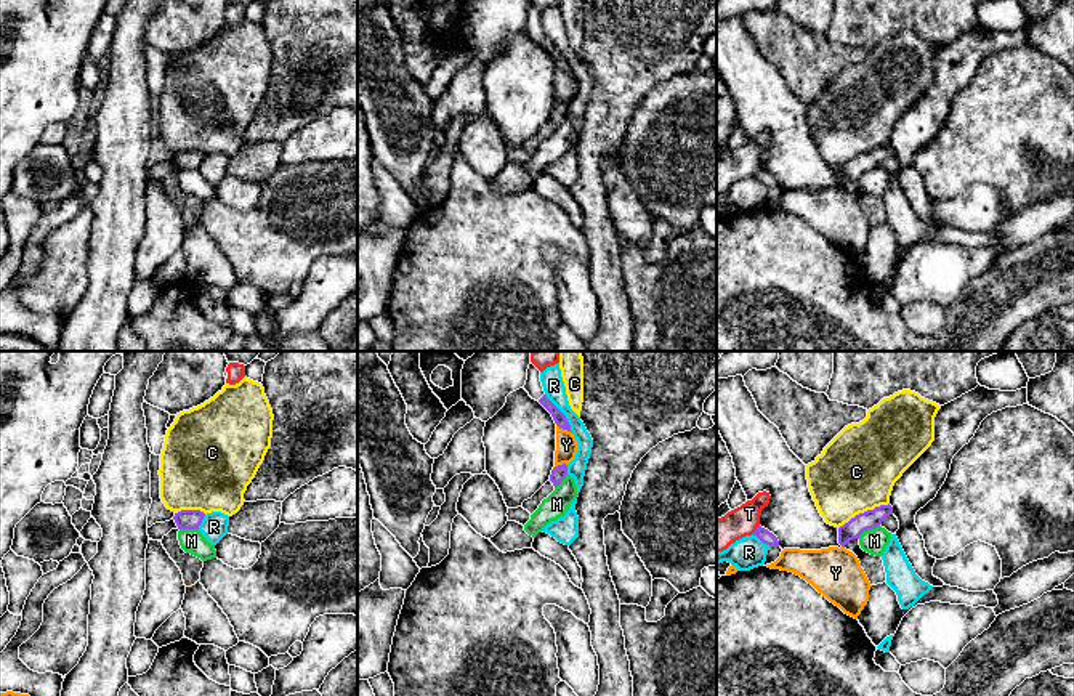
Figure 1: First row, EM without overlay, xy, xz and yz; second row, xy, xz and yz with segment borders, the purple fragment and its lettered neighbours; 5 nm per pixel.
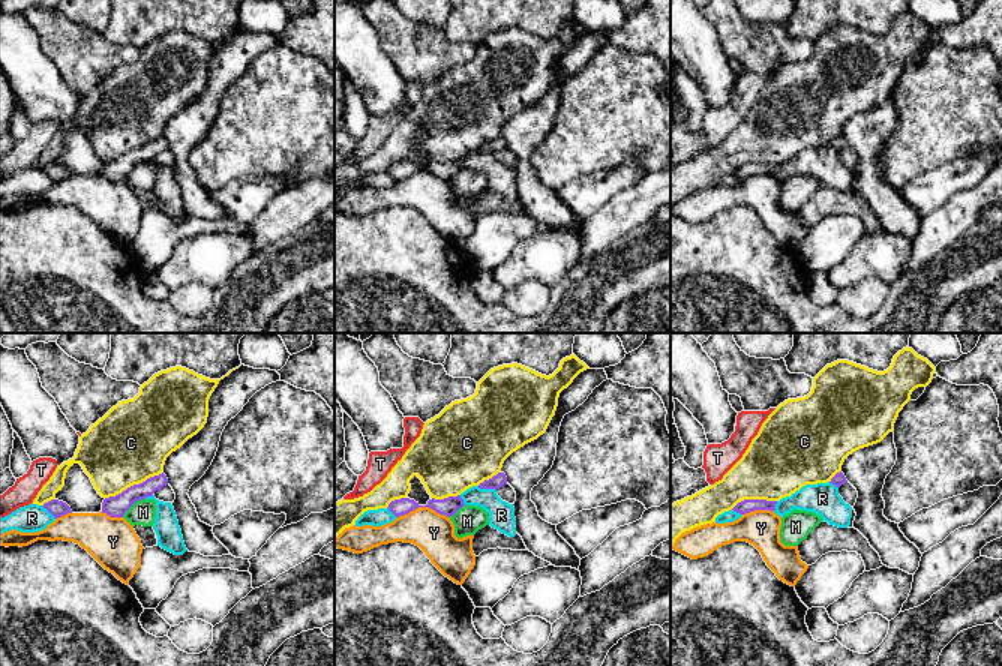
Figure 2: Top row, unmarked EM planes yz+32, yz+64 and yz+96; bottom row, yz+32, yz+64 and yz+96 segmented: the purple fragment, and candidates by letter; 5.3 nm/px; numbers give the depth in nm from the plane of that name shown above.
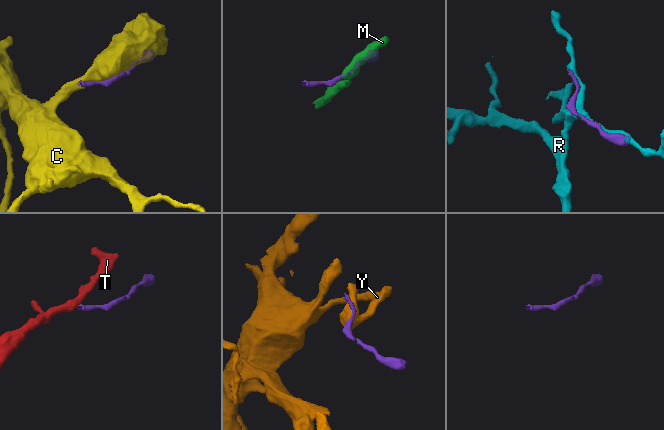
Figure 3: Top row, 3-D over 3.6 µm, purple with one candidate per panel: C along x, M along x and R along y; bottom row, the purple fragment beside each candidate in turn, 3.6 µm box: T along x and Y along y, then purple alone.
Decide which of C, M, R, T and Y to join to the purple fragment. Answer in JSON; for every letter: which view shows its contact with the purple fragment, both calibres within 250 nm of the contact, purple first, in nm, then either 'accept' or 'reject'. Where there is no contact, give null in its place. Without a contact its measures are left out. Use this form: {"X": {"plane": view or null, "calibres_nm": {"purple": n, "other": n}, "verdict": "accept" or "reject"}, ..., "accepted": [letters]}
{"C": {"plane": "yz", "calibres_nm": {"purple": 90, "other": 400}, "verdict": "reject"}, "M": {"plane": "yz", "calibres_nm": {"purple": 90, "other": 130}, "verdict": "reject"}, "R": {"plane": "xz", "calibres_nm": {"purple": 70, "other": 110}, "verdict": "reject"}, "T": {"plane": "yz", "calibres_nm": {"purple": 70, "other": 160}, "verdict": "reject"}, "Y": {"plane": "xz", "calibres_nm": {"purple": 70, "other": 110}, "verdict": "reject"}, "accepted": []}

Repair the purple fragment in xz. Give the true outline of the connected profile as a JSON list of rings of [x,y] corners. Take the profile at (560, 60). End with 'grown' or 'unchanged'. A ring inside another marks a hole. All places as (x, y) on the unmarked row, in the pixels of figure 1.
[[[532,3],[527,10],[527,21],[524,30],[532,40],[539,42],[551,55],[555,64],[559,69],[571,72],[571,66],[566,56],[547,38],[540,22],[540,11]]]; grown

